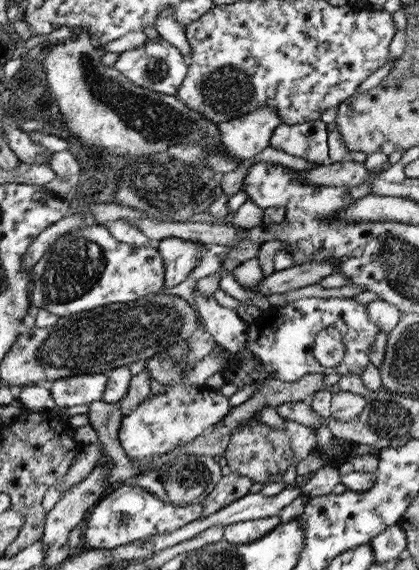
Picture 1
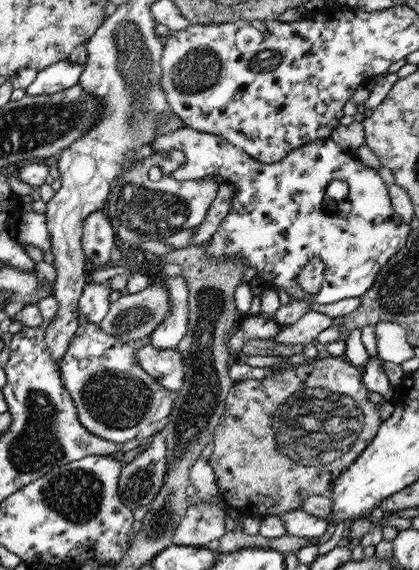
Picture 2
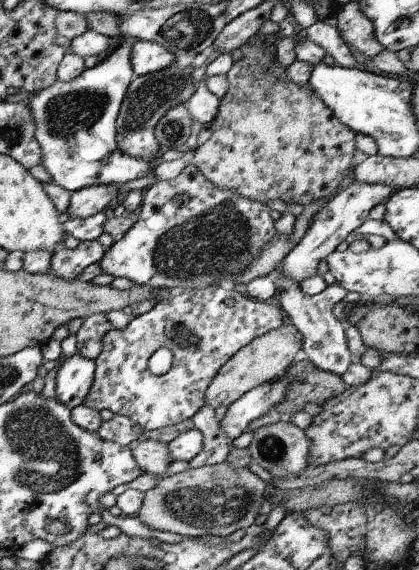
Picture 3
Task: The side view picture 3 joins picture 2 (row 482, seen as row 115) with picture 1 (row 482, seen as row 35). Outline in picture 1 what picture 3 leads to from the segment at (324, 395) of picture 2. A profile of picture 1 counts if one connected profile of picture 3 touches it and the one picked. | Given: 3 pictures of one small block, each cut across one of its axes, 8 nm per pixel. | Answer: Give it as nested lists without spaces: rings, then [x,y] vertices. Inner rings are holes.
[[[257,416],[250,424],[231,432],[231,438],[227,440],[227,448],[223,452],[223,457],[231,473],[247,476],[254,483],[263,483],[271,475],[283,474],[295,456],[289,446],[289,435],[283,430],[270,430],[260,422]]]

